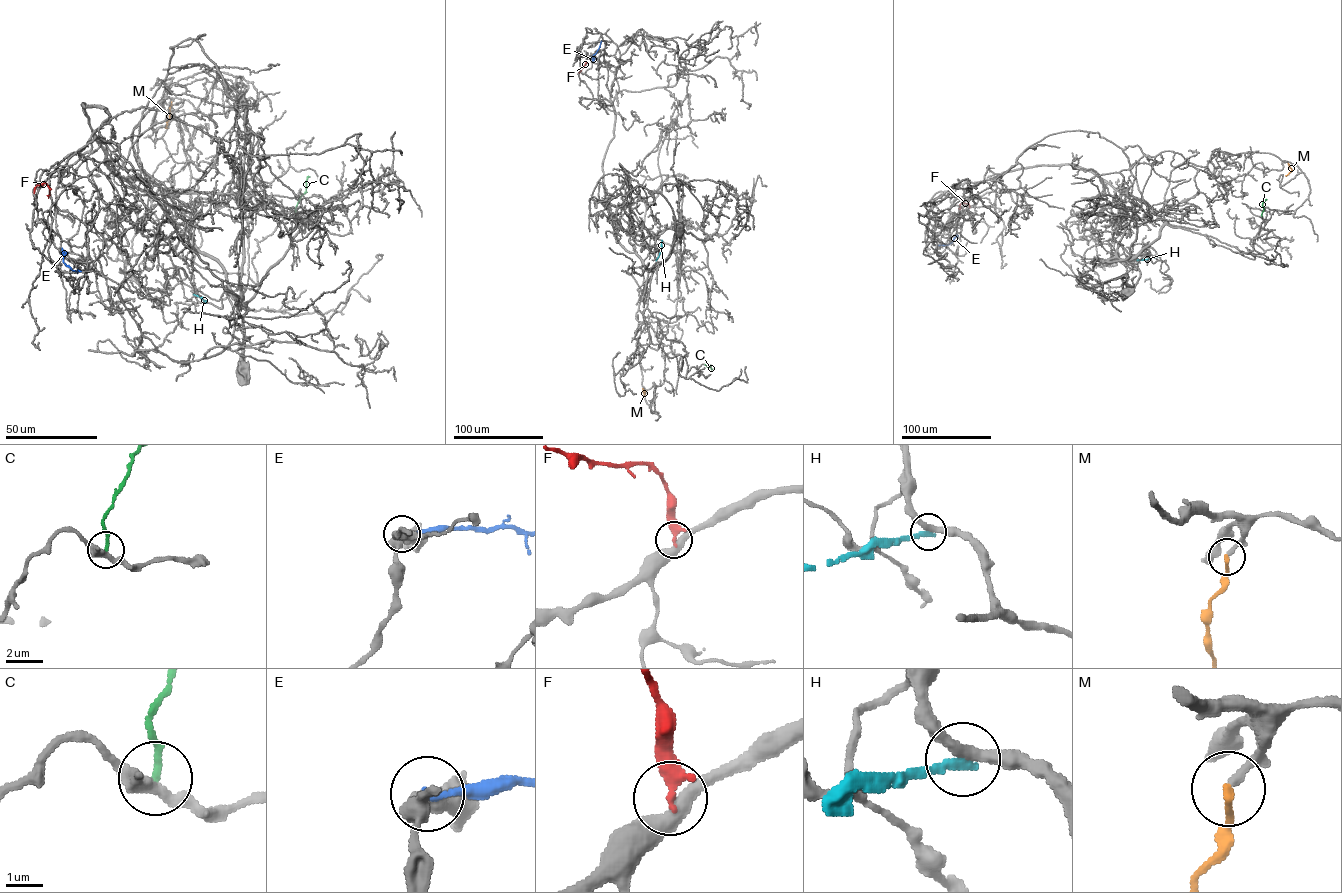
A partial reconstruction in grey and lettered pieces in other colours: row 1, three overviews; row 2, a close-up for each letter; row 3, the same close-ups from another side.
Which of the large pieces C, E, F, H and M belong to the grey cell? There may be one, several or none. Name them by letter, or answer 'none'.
M

